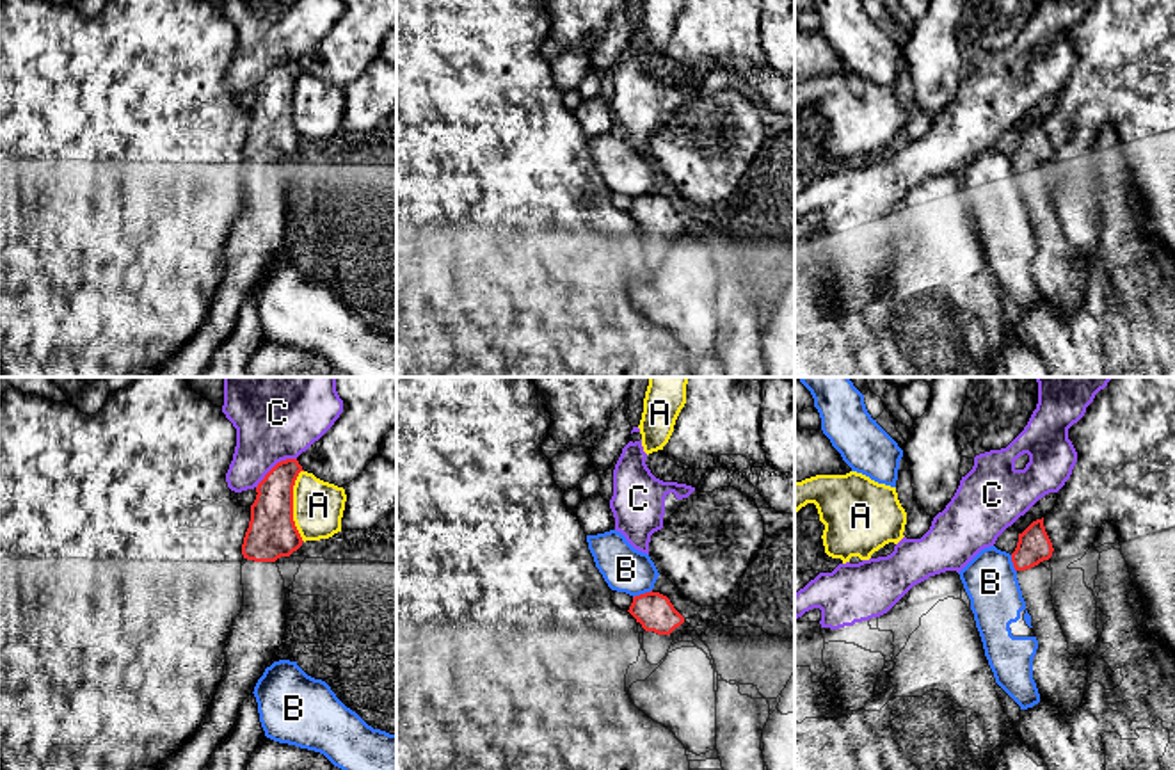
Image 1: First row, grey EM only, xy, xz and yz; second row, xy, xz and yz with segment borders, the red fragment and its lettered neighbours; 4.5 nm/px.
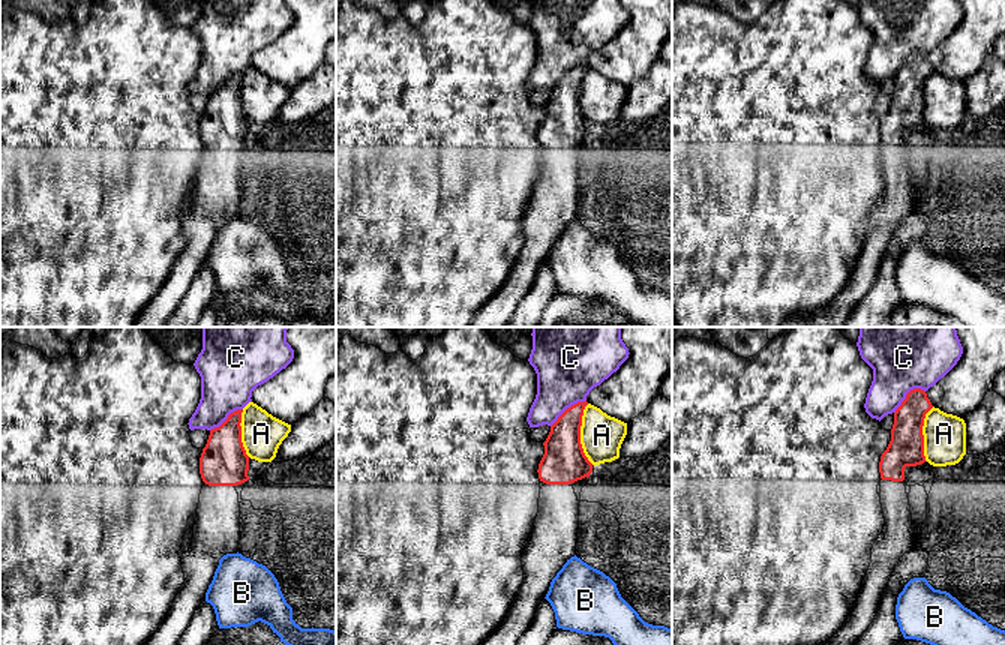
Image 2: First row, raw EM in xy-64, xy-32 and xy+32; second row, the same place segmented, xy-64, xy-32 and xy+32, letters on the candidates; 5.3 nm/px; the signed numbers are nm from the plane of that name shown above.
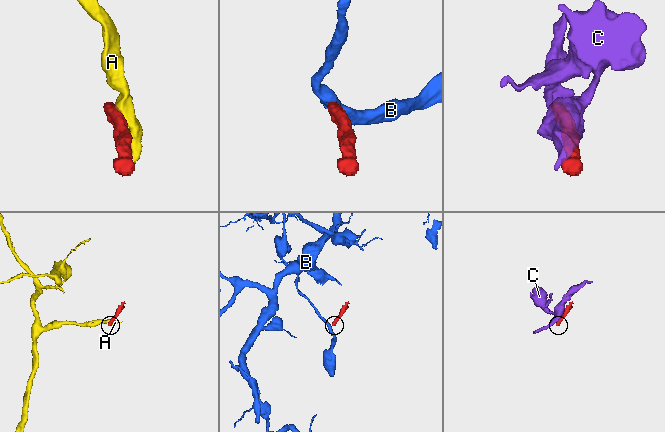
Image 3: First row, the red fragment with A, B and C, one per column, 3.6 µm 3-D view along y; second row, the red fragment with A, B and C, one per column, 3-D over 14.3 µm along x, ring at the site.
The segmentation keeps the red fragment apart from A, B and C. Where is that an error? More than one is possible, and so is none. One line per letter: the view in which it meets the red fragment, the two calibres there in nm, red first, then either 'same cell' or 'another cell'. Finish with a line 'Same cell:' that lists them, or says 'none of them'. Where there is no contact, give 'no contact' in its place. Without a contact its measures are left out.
A: xy | 220/220 nm | another cell
B: xz | 170/200 nm | another cell
C: xy | 190/420 nm | another cell
Same cell: none of them

